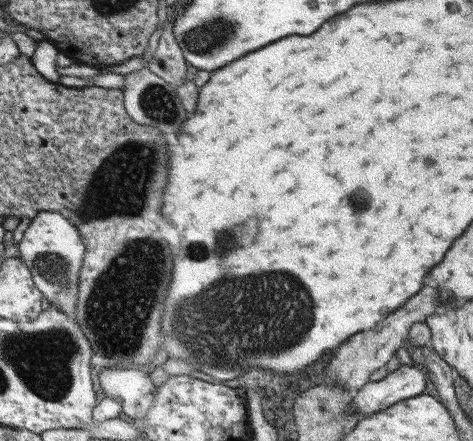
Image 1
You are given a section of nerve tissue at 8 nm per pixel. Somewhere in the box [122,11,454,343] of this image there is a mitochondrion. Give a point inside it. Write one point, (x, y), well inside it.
(209, 36)

